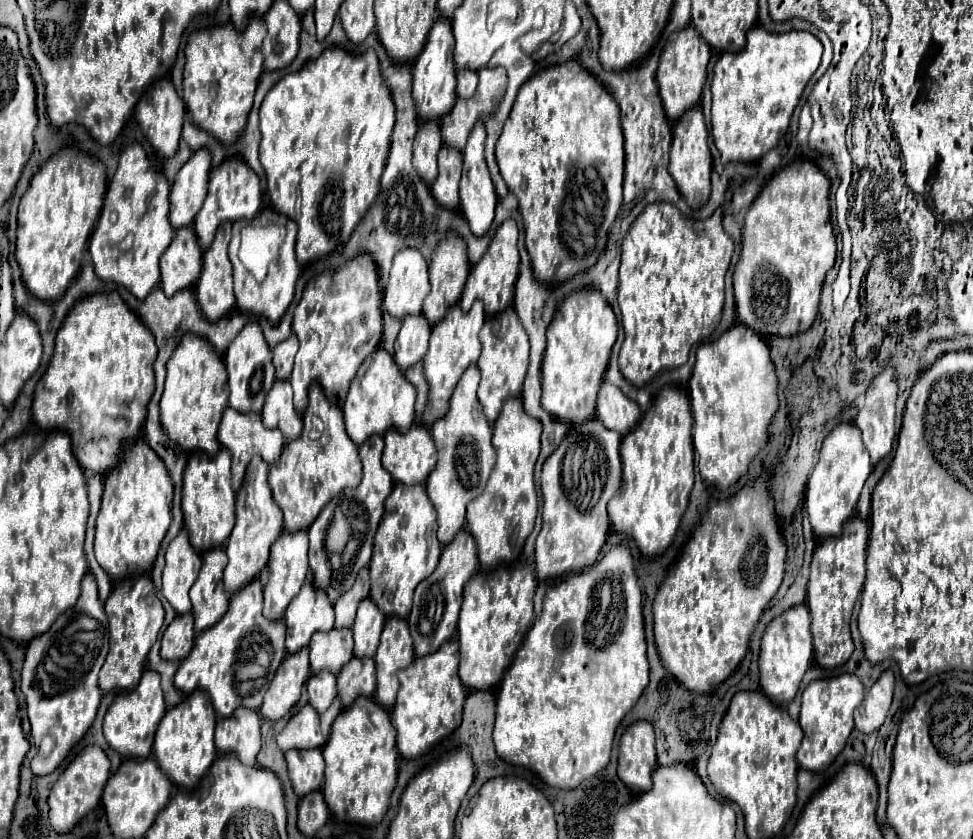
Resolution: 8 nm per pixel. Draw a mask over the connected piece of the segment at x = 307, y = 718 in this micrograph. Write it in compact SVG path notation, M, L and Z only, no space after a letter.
M311 704L299 708L285 724L285 728L277 736L281 750L305 750L305 748L319 748L325 744L325 738L319 730L319 714Z

